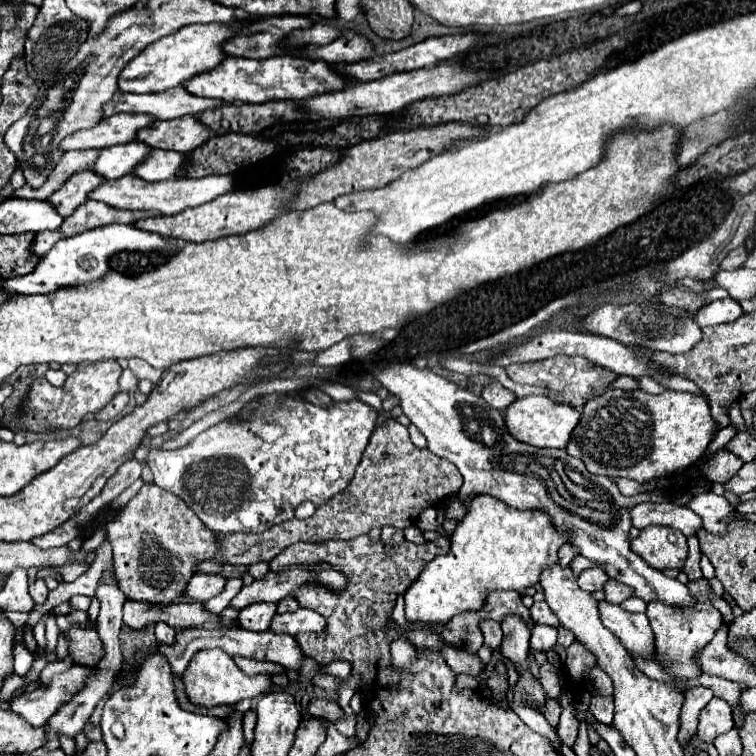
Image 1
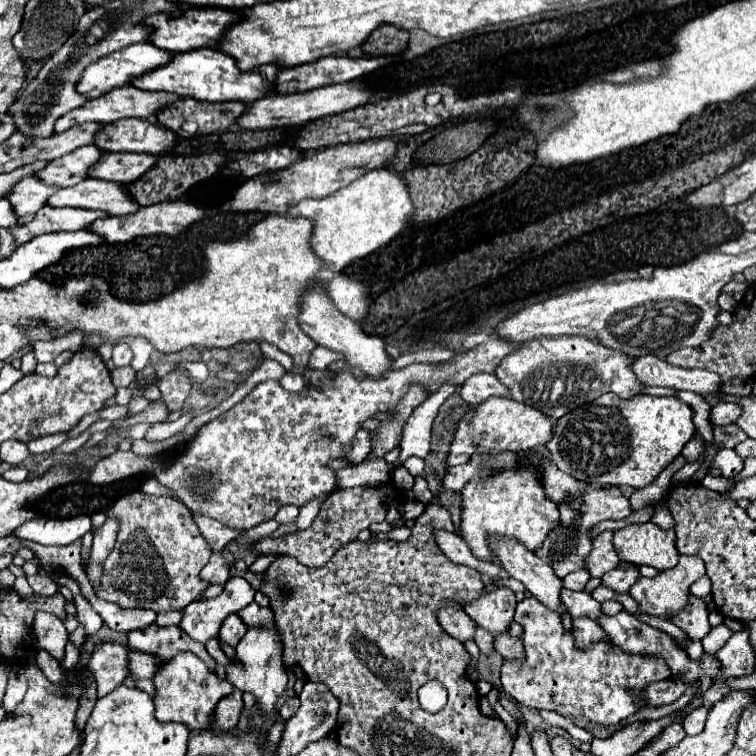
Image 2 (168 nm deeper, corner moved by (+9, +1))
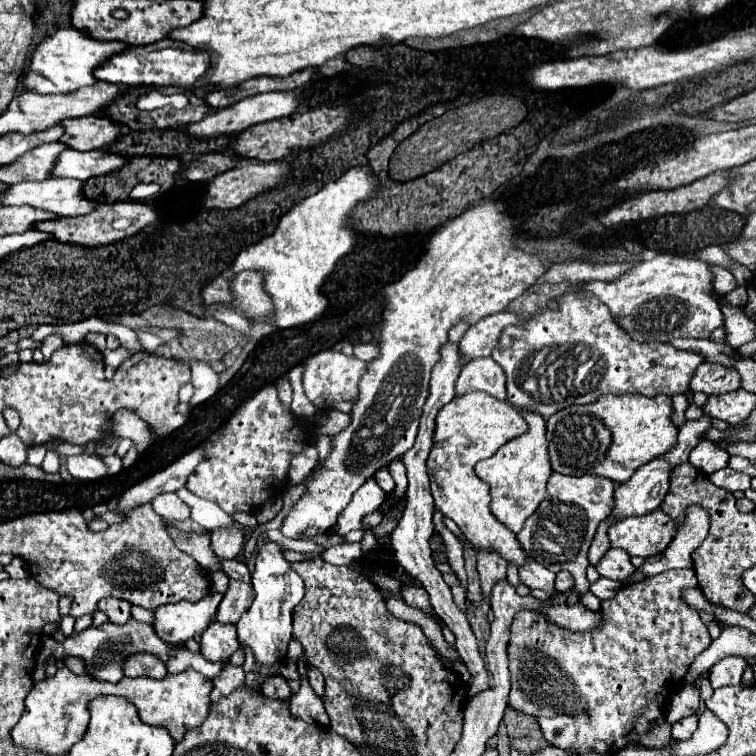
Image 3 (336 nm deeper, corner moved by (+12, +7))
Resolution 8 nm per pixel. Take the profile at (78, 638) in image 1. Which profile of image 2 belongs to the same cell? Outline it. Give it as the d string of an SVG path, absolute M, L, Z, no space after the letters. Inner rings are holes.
M101 643L91 653L87 669L97 677L97 695L103 697L127 679L127 649L119 643Z

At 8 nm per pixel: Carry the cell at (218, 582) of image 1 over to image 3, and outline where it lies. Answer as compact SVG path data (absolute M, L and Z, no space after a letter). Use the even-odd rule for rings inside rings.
M228 525L210 531L210 545L214 553L222 559L234 559L244 543L244 527L242 525Z

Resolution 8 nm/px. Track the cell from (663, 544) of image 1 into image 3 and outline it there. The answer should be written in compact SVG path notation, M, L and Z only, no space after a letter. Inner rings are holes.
M662 509L642 517L628 517L608 529L610 547L624 549L630 557L652 557L662 553L676 535L676 521Z

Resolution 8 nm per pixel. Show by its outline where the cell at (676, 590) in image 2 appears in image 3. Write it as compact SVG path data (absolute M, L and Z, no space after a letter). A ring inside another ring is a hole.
M690 505L684 515L684 523L678 527L676 539L668 545L668 551L662 551L660 555L654 555L652 559L646 559L646 563L640 567L640 571L650 577L658 575L666 569L678 569L678 567L692 567L692 553L700 547L700 543L708 535L708 513L700 505Z

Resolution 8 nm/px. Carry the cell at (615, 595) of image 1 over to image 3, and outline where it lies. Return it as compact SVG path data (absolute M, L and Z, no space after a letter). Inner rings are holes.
M608 549L604 553L604 557L600 559L600 563L596 565L596 571L606 577L606 579L614 579L614 581L622 581L628 575L632 575L636 567L630 563L630 557L626 551L620 549Z

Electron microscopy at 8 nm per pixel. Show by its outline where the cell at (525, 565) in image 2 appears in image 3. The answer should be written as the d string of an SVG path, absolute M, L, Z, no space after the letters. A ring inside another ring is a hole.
M486 393L456 395L436 415L434 445L426 461L436 509L460 527L474 549L492 549L506 561L514 561L518 567L526 563L526 553L520 547L516 535L490 513L488 485L476 477L474 465L480 459L492 457L498 447L522 433L526 433L526 421L508 401L498 401Z

